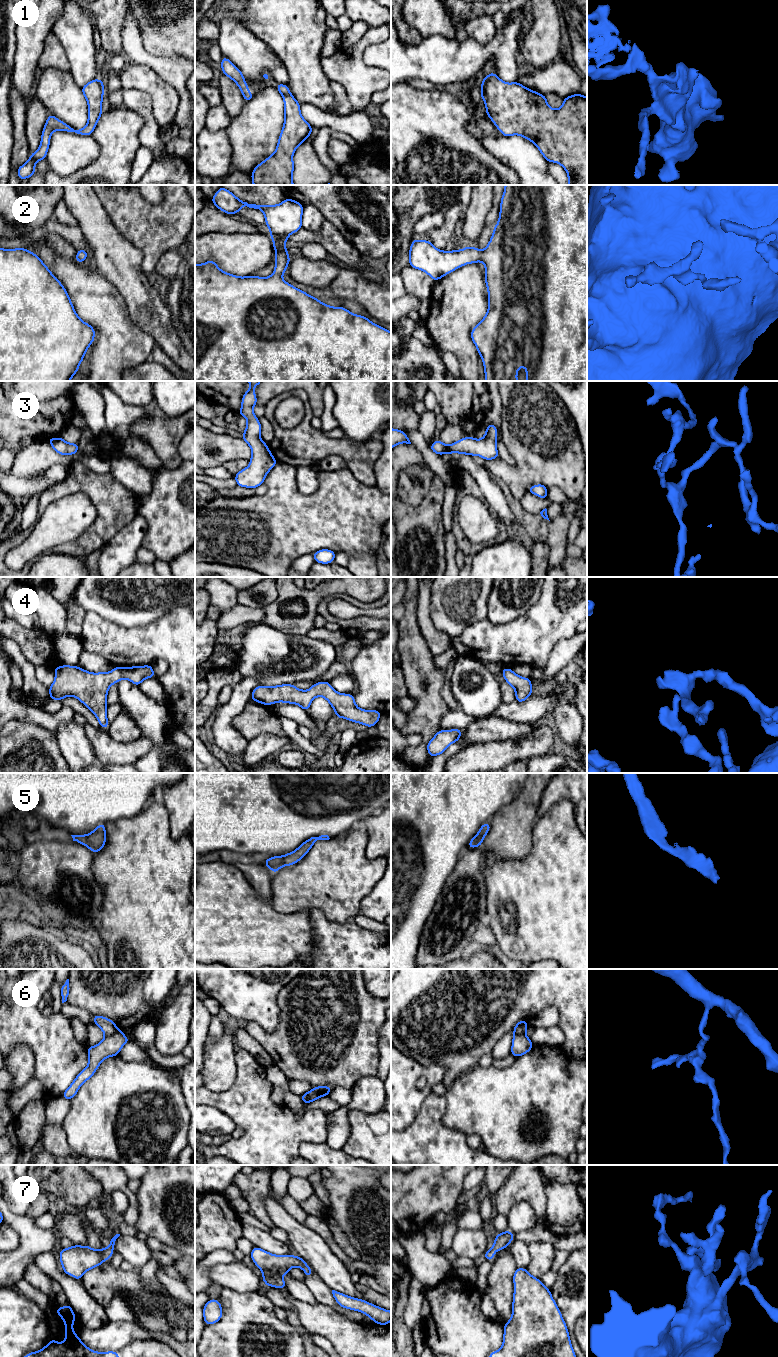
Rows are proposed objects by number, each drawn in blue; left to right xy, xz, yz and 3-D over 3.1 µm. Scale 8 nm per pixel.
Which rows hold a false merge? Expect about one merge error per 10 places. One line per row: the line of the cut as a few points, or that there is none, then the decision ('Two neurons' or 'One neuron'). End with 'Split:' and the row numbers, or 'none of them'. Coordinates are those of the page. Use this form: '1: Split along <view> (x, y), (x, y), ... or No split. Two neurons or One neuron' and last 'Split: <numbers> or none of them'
1: No split. One neuron
2: No split. One neuron
3: No split. One neuron
4: No split. One neuron
5: No split. One neuron
6: Split along xy (118, 1029), (105, 1036). Two neurons
7: No split. One neuron
Split: 6

